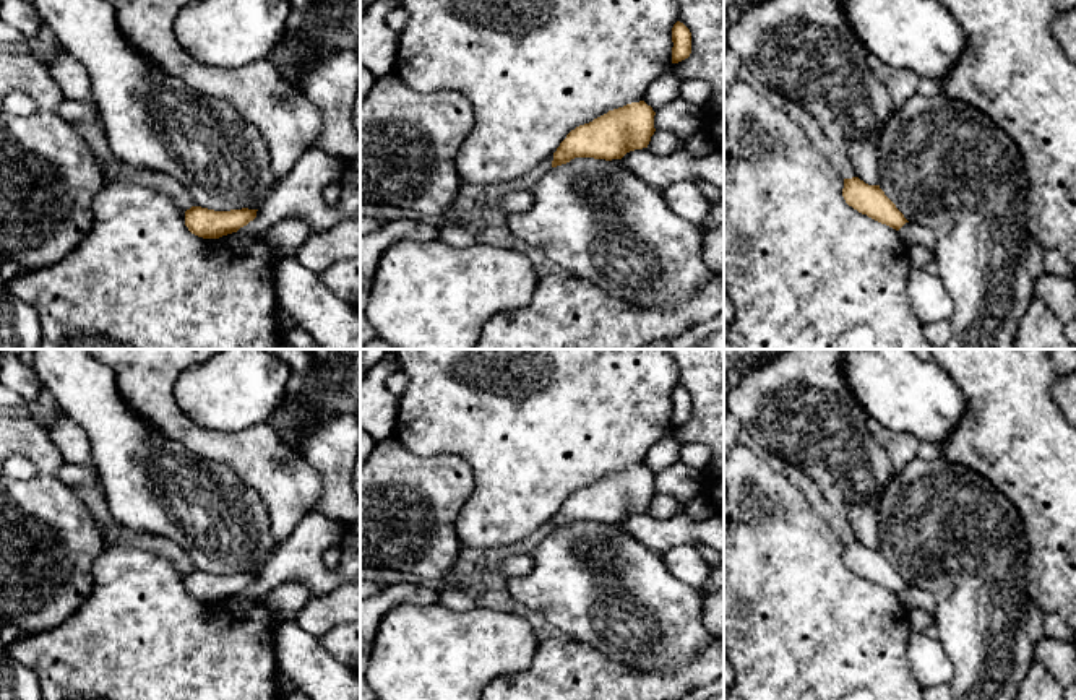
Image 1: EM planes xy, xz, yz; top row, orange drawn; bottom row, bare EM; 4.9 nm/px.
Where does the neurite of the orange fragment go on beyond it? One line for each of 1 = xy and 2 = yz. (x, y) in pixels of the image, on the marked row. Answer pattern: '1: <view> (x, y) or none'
1: none
2: none

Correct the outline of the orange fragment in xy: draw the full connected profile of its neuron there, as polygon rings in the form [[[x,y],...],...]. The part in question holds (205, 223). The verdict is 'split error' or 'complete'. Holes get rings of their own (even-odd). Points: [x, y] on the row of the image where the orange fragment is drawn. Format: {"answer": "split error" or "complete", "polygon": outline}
{"answer": "complete", "polygon": [[[192,206],[185,211],[185,226],[188,231],[203,239],[219,239],[237,232],[256,218],[258,210],[230,210],[214,211],[201,206]]]}

